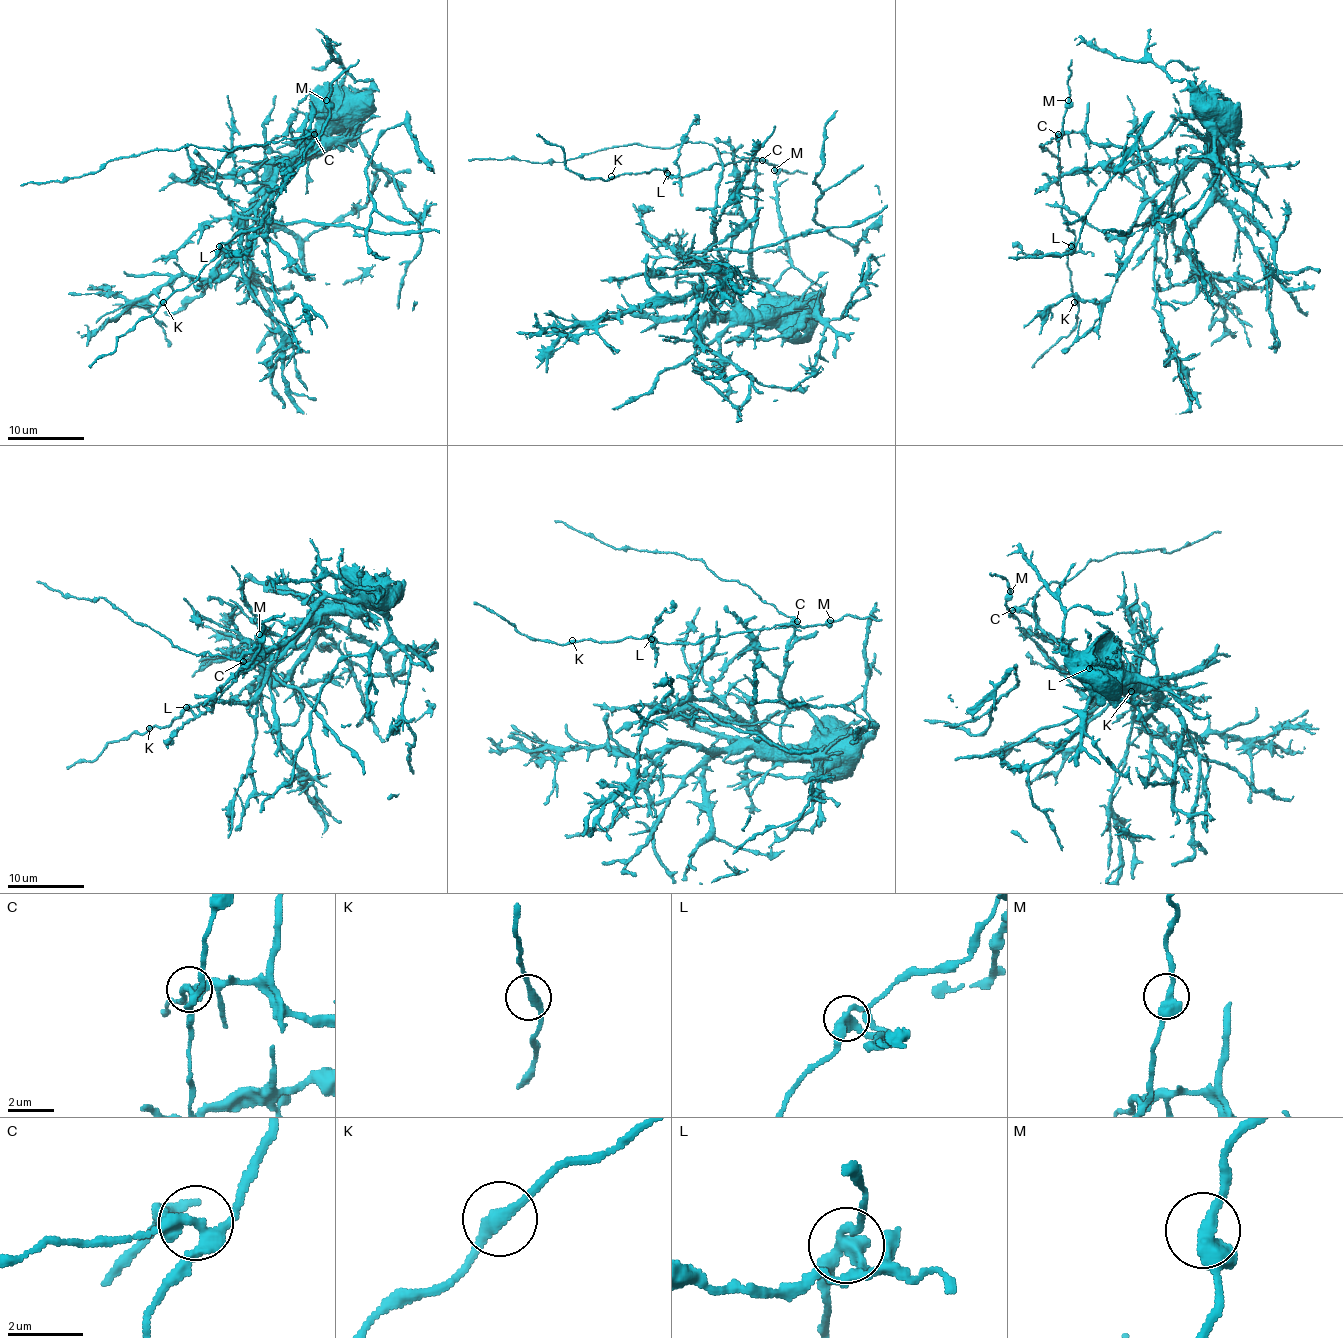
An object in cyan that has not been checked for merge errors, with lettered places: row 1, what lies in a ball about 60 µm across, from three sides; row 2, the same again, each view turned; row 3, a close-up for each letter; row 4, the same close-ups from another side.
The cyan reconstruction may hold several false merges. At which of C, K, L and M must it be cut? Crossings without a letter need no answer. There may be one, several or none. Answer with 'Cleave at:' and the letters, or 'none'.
Cleave at: C, L

